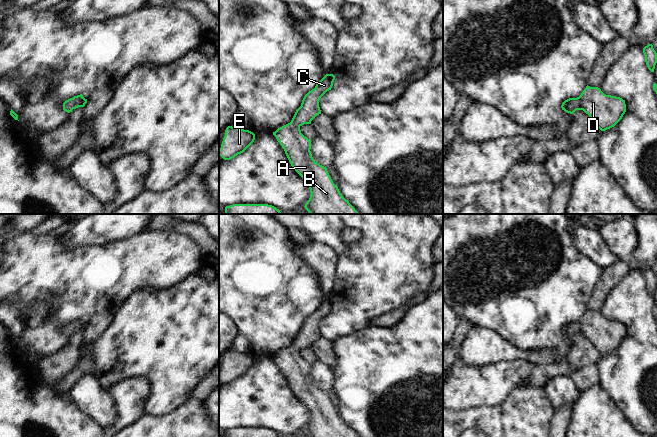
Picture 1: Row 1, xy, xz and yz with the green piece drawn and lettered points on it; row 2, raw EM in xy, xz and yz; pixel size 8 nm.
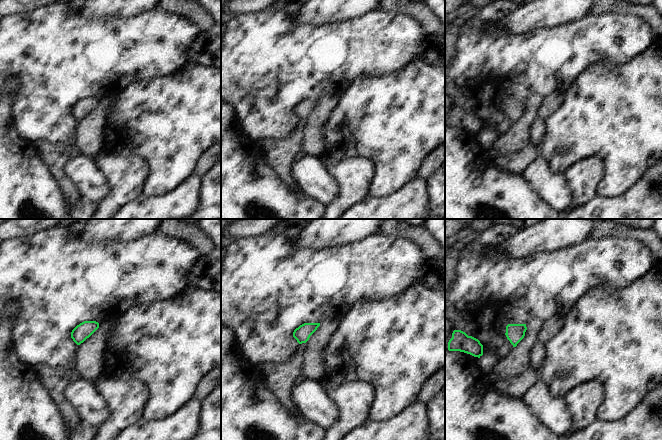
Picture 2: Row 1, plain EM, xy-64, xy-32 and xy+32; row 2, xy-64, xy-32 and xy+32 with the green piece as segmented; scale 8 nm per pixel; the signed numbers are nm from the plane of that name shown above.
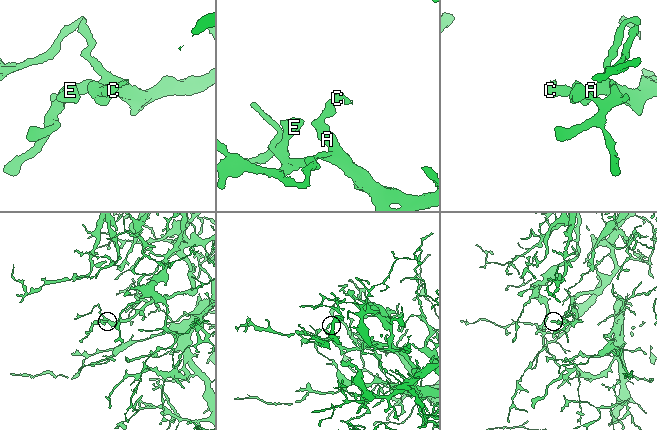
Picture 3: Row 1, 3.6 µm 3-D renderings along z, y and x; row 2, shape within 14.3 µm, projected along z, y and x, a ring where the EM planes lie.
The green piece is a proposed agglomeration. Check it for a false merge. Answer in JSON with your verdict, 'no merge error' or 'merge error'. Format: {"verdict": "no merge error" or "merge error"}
{"verdict": "no merge error"}

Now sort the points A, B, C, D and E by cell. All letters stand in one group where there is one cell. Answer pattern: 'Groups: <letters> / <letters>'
Groups: A B C D E.

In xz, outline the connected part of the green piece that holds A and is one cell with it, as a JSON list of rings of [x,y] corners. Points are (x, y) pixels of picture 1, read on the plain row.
[[[326,298],[303,322],[301,330],[296,334],[290,347],[278,352],[273,359],[280,367],[292,392],[307,406],[310,413],[310,422],[305,428],[309,437],[358,437],[355,432],[340,417],[327,395],[327,392],[317,387],[311,378],[311,364],[305,361],[300,354],[304,348],[311,348],[311,345],[319,338],[320,322],[333,310],[335,300]]]

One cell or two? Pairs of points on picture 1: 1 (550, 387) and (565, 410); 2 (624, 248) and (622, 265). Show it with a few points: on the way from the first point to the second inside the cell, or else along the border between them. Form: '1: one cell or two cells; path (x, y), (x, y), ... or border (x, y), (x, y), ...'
1: two cells; border (572, 405), (565, 404), (555, 409)
2: two cells; border (618, 258), (626, 260)

